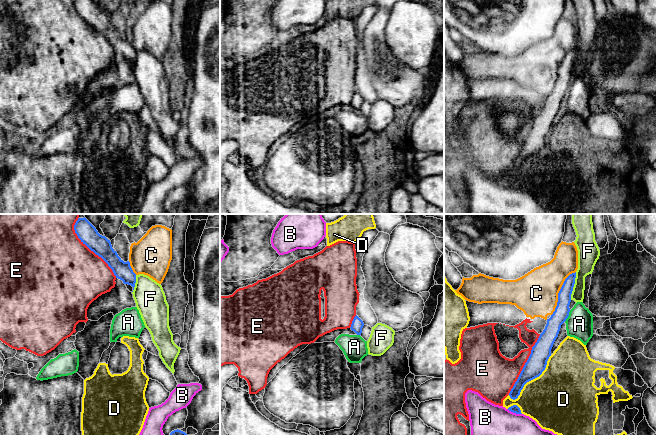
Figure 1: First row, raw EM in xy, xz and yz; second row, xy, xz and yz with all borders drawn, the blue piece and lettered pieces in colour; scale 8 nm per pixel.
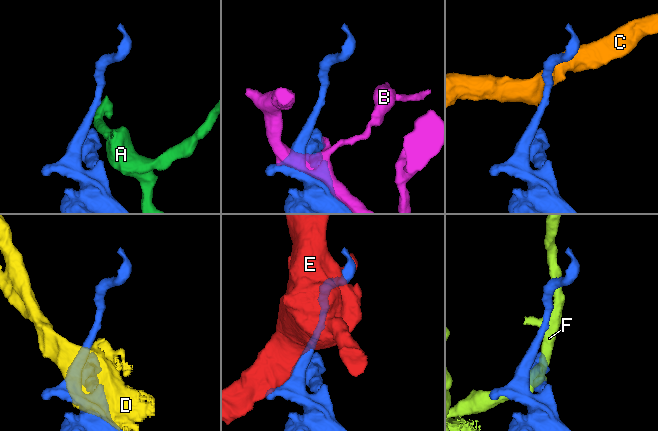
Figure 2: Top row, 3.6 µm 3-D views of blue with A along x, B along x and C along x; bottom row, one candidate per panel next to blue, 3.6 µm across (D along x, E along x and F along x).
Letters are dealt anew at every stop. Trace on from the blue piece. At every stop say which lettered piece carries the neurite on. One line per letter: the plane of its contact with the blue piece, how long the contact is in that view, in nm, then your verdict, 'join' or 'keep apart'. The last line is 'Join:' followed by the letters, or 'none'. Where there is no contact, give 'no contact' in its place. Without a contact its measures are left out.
A: contact in yz; length 110 nm; keep apart
B: contact in yz; length 130 nm; keep apart
C: contact in yz; length 400 nm; keep apart
D: contact in yz; length 480 nm; keep apart
E: contact in xy; length 600 nm; keep apart
F: contact in yz; length 220 nm; keep apart
Join: none

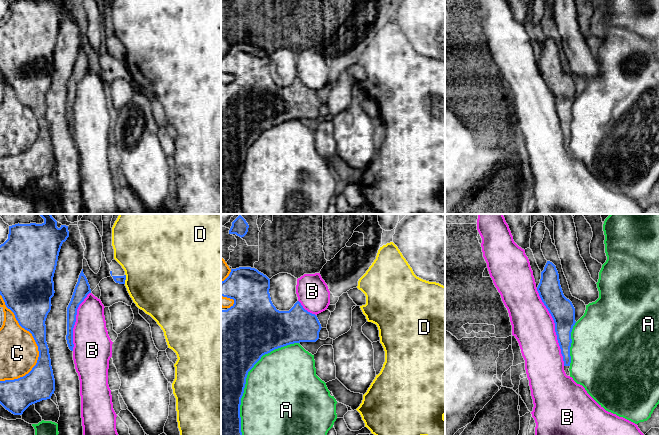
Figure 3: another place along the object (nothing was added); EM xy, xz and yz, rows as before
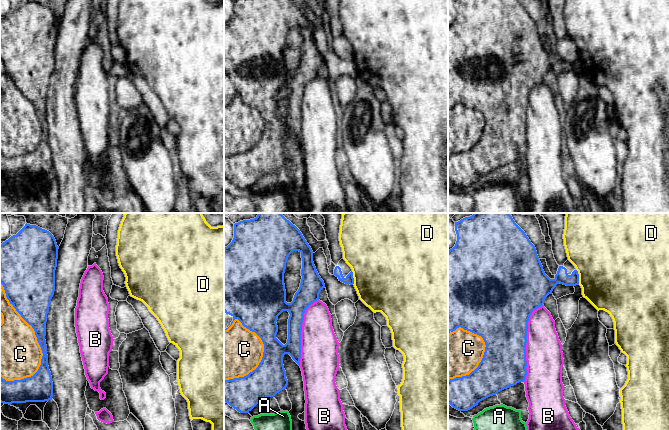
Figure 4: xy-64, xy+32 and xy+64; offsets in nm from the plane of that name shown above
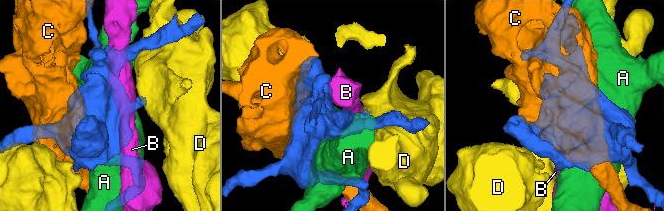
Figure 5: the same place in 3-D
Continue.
A: contact in xz; length 850 nm; keep apart
B: contact in yz; length 650 nm; keep apart
C: contact in xy; length 700 nm; keep apart
D: contact in xy; length 80 nm; keep apart
Join: none

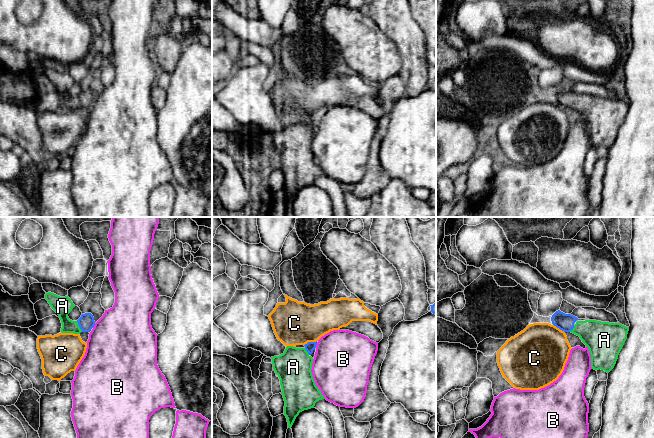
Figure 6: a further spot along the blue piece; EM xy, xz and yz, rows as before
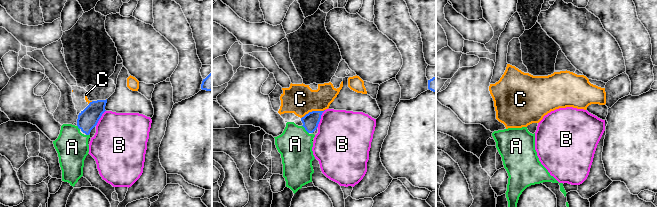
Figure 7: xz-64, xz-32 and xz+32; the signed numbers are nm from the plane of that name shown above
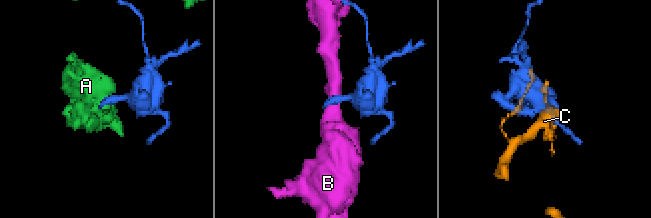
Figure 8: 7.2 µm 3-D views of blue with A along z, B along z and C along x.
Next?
A: contact in xy; length 100 nm; join
B: contact in xz; length 50 nm; keep apart
C: contact in xz; length 110 nm; keep apart
Join: A

